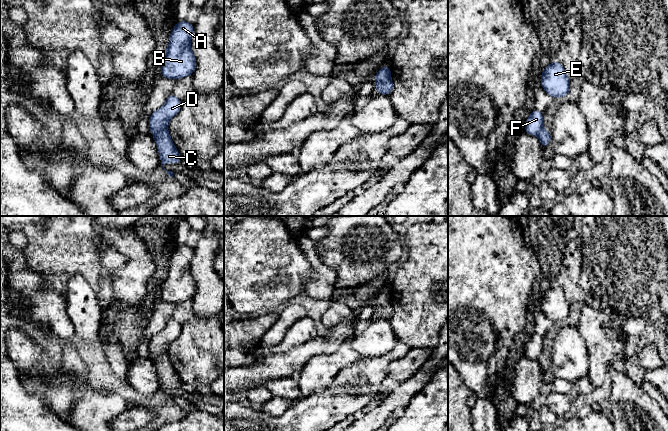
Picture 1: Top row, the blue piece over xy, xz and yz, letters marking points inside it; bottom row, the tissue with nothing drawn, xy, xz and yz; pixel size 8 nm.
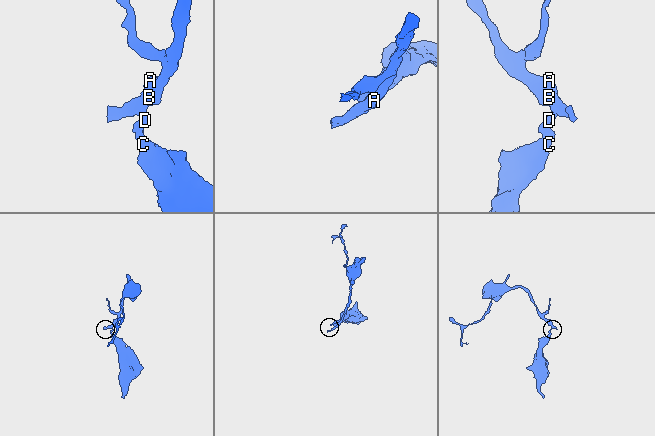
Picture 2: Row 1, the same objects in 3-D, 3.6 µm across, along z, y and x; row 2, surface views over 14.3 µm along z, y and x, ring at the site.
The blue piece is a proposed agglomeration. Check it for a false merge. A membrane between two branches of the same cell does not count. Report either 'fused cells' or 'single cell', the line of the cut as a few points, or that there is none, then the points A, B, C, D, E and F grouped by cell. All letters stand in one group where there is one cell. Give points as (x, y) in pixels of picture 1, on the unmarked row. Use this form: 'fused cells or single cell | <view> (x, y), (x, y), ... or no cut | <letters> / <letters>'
fused cells | xz (390, 300), (375, 308) | A B D E F / C

